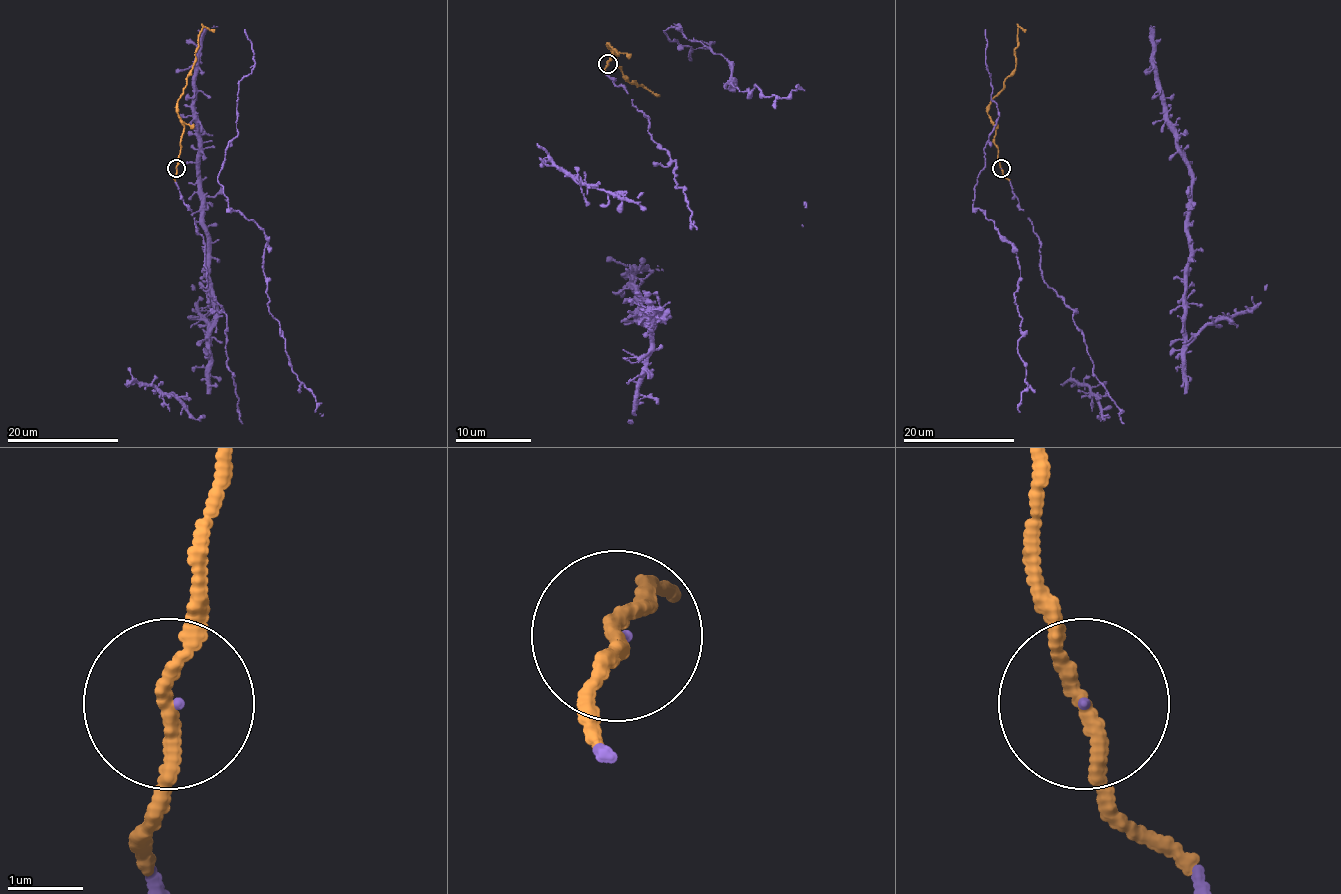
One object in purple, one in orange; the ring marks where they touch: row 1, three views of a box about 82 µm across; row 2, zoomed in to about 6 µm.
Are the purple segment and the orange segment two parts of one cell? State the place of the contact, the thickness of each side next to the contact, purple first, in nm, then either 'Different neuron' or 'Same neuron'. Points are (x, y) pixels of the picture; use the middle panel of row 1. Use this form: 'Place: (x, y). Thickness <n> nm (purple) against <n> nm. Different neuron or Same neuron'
Place: (607, 63). Thickness 20 nm (purple) against 170 nm. Same neuron

